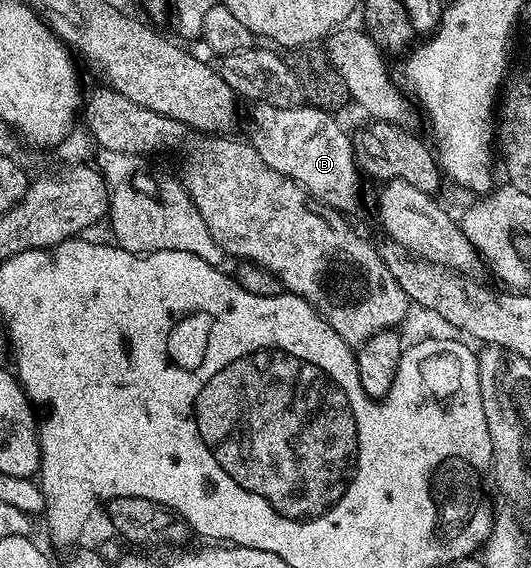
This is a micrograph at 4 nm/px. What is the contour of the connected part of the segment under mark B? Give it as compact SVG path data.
M264 103L254 106L251 144L263 163L303 186L318 201L352 214L359 205L359 161L350 134L341 130L336 116L308 103L294 103L288 109Z

